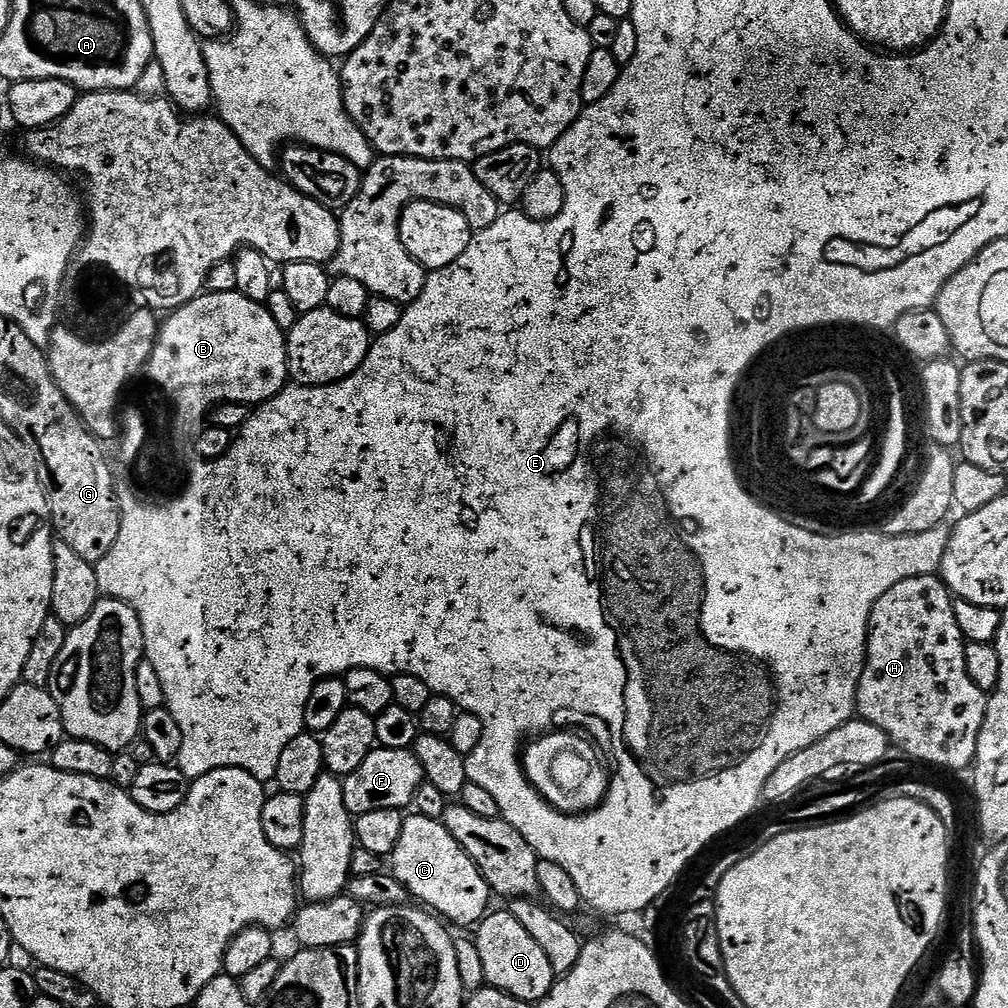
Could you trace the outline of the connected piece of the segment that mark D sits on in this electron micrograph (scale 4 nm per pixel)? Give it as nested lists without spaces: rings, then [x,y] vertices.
[[[492,910],[475,925],[474,932],[478,958],[482,960],[482,974],[487,987],[514,994],[514,998],[522,998],[530,1006],[550,994],[552,985],[558,979],[556,971],[550,966],[550,958],[546,958],[542,946],[538,946],[534,938],[530,938],[526,926],[522,926],[518,918],[514,918],[506,910]]]

